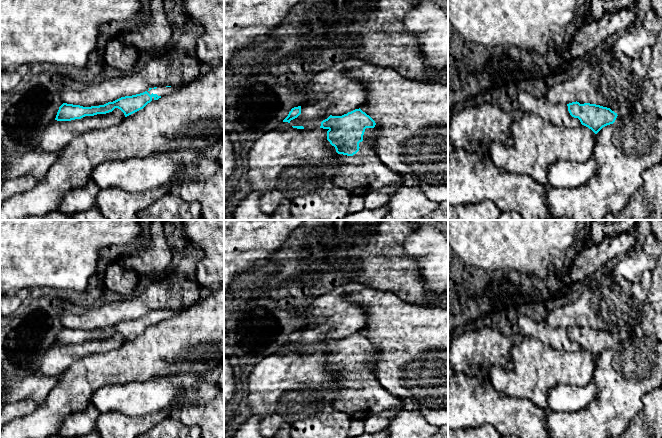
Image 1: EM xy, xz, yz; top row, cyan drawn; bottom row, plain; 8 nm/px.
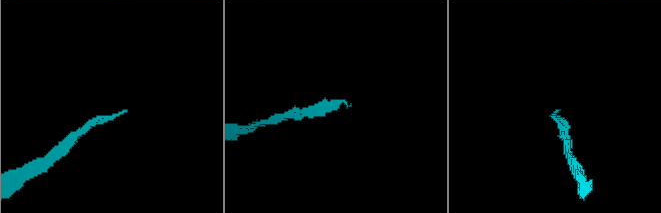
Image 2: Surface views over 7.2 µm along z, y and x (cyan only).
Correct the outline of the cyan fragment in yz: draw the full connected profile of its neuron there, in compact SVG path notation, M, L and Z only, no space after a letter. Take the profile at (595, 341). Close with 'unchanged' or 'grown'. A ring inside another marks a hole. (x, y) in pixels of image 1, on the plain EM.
M572 326L567 328L570 339L578 342L582 349L597 358L603 351L613 348L617 337L610 332L596 328Z; unchanged

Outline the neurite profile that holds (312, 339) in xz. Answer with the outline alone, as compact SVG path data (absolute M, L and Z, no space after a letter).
M328 325L302 329L301 338L297 342L289 347L282 346L278 352L265 357L258 364L249 368L248 382L244 386L247 396L241 407L246 416L254 416L259 420L260 433L265 438L273 438L284 423L291 425L316 412L332 409L334 393L340 389L339 382L343 378L338 378L335 371L327 364L327 355L329 353L320 351L321 346L330 340L327 336L328 331Z

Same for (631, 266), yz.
M651 234L634 251L622 256L613 272L630 282L640 282L645 271L653 271L661 255L661 242Z

